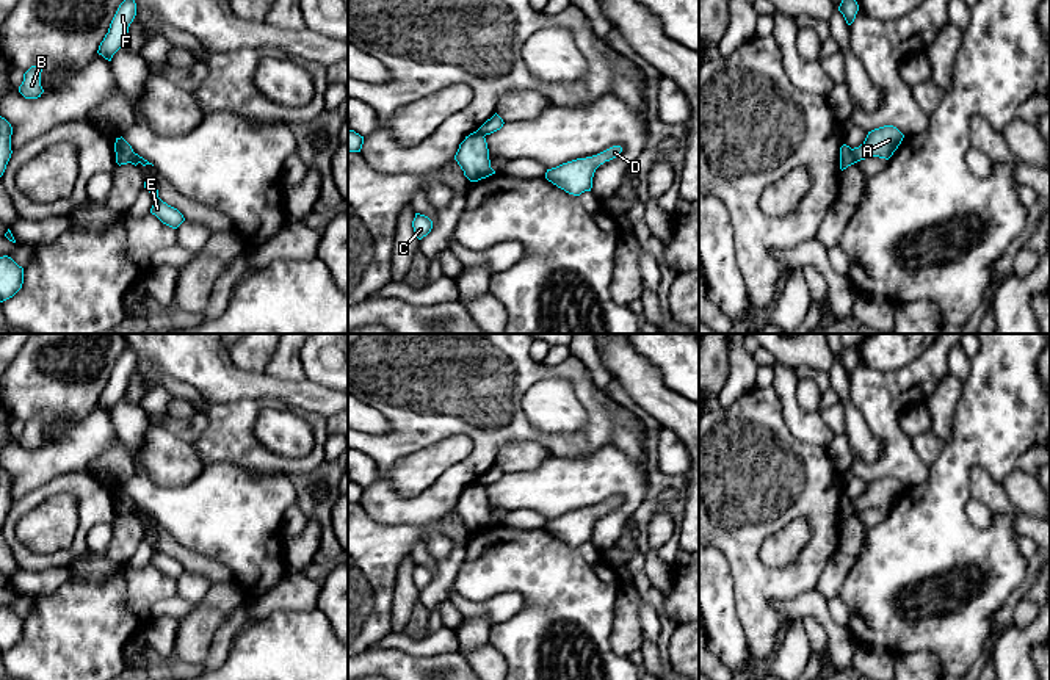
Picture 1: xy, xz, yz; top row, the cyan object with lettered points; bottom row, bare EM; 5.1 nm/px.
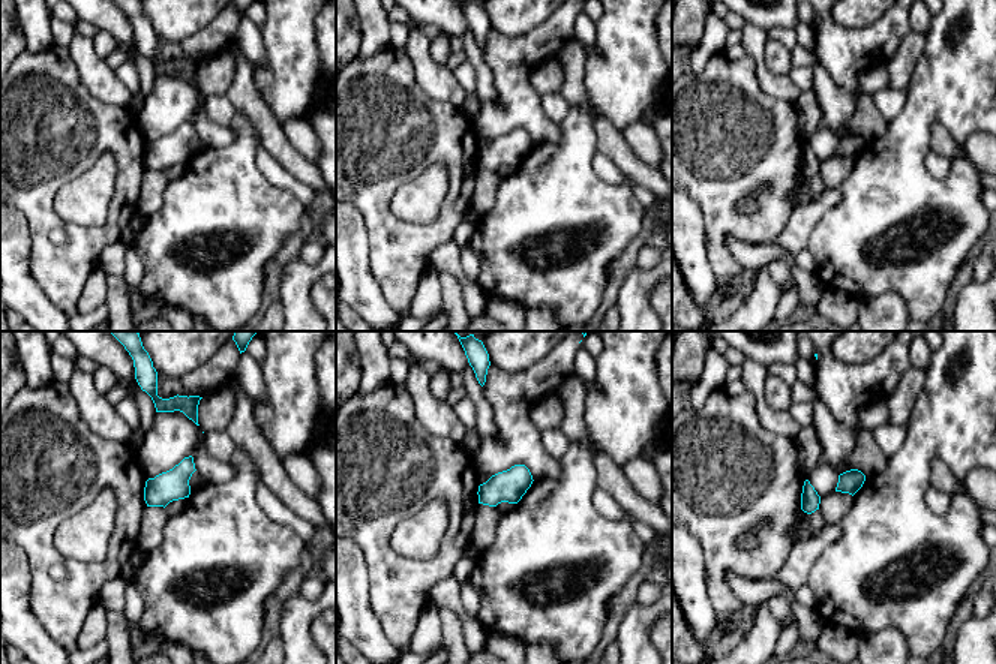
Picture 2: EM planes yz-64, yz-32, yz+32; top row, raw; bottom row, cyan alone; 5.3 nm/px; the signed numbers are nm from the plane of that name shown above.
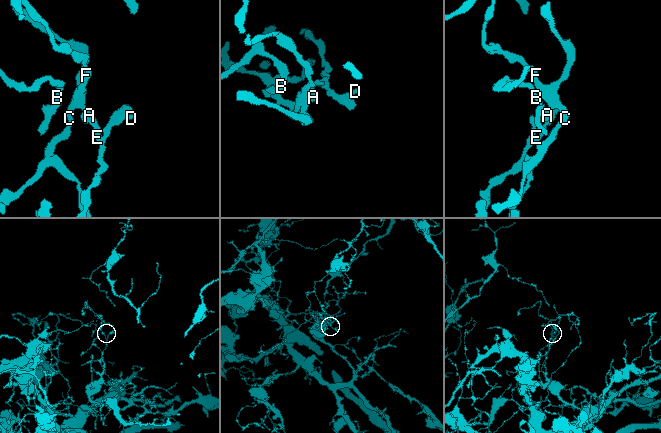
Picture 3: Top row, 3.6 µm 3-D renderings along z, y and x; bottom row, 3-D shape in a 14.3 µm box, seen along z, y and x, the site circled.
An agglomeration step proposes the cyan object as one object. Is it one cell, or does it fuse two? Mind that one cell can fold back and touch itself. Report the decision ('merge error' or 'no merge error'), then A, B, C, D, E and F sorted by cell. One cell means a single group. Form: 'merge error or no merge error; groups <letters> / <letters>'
merge error; groups A B C F / D E

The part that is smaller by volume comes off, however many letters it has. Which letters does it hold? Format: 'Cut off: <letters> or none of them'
Cut off: D, E

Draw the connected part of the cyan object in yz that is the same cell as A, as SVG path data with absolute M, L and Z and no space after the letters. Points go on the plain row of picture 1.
M884 476L868 483L865 492L853 500L854 512L870 508L889 511L901 495L904 486L893 476Z

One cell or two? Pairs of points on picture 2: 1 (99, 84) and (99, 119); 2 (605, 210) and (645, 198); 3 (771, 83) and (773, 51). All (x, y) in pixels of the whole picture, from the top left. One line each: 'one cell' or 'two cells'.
1: two cells
2: two cells
3: two cells

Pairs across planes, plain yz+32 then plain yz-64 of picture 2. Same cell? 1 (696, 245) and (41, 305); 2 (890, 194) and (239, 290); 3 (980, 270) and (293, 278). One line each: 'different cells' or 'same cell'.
1: same cell
2: same cell
3: different cells

